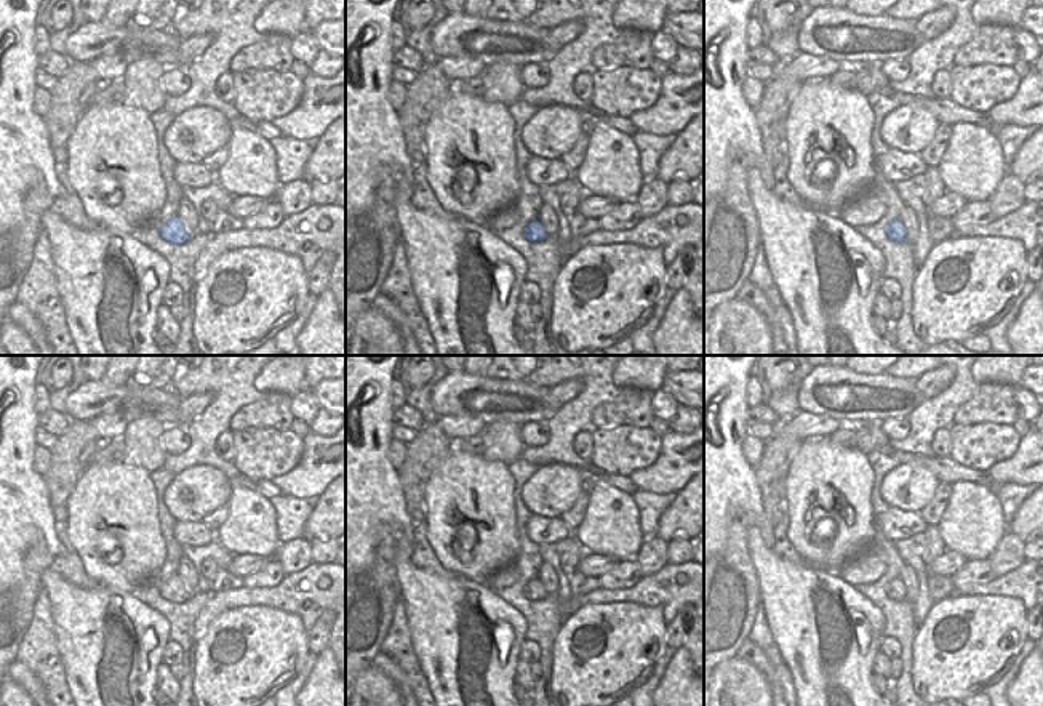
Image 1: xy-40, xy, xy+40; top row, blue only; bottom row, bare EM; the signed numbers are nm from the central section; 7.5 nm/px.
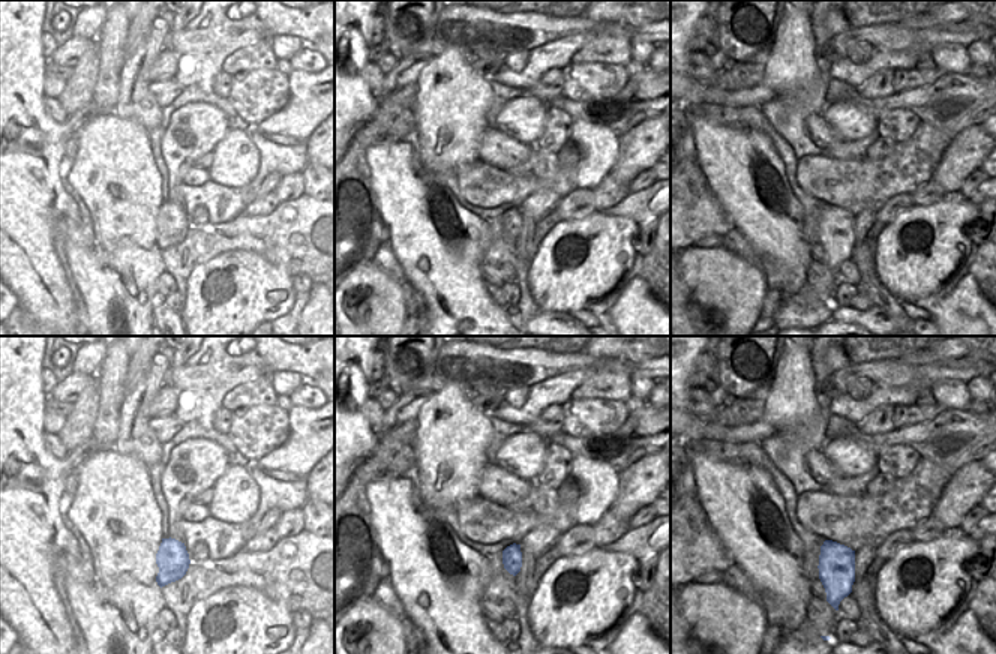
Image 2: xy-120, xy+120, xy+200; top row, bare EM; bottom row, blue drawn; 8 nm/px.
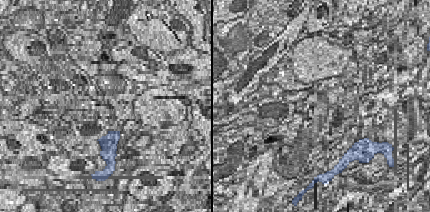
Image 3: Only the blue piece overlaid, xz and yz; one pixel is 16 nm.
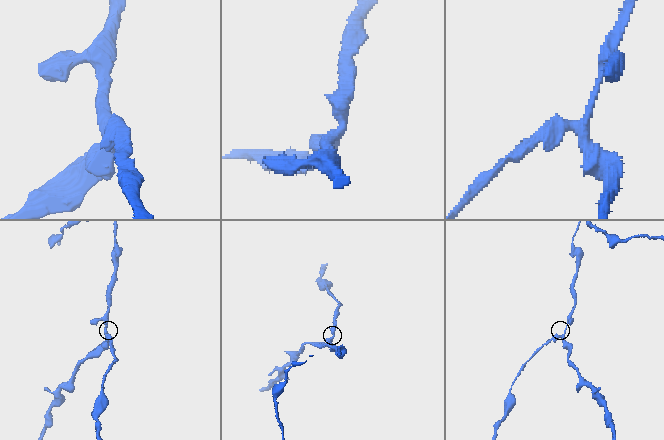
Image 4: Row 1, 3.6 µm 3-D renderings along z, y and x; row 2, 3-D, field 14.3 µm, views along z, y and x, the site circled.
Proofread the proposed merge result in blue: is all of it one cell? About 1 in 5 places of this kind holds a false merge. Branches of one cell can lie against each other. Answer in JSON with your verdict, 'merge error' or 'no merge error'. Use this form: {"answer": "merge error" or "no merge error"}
{"answer": "no merge error"}

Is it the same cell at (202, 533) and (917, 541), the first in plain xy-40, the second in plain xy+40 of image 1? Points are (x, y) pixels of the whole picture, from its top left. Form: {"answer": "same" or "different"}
{"answer": "different"}

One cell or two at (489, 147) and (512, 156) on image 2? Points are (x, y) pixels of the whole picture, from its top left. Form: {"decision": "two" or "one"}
{"decision": "one"}

